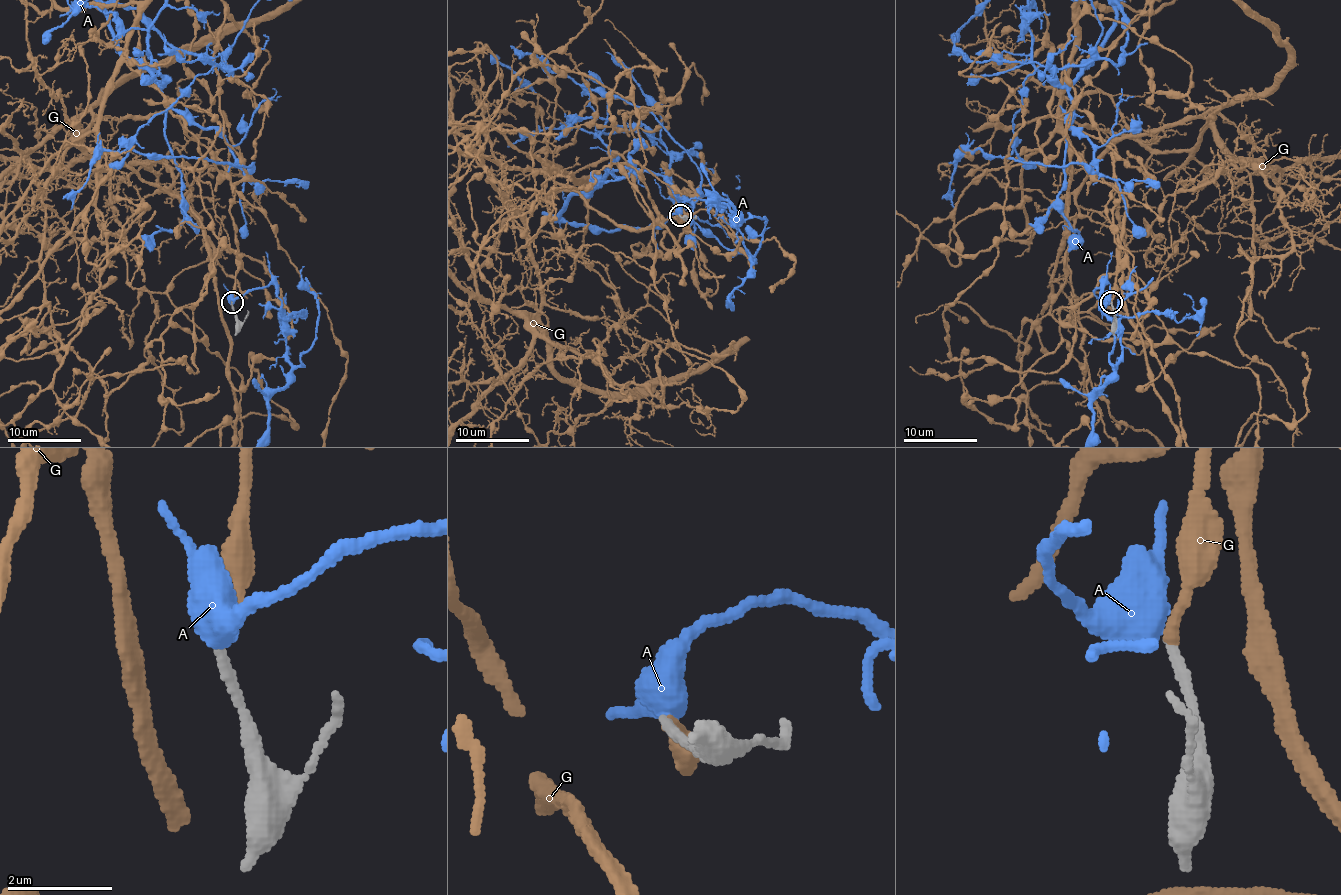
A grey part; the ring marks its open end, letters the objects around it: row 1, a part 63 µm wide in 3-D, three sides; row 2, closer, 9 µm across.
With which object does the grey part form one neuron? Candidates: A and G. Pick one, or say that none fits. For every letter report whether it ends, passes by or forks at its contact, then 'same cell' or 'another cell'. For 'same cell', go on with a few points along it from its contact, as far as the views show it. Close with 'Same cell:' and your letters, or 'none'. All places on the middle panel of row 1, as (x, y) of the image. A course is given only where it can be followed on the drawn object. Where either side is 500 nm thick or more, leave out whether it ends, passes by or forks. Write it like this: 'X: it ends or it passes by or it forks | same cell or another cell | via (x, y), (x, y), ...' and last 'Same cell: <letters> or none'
A: another cell
G: it ends | same cell
Same cell: G

